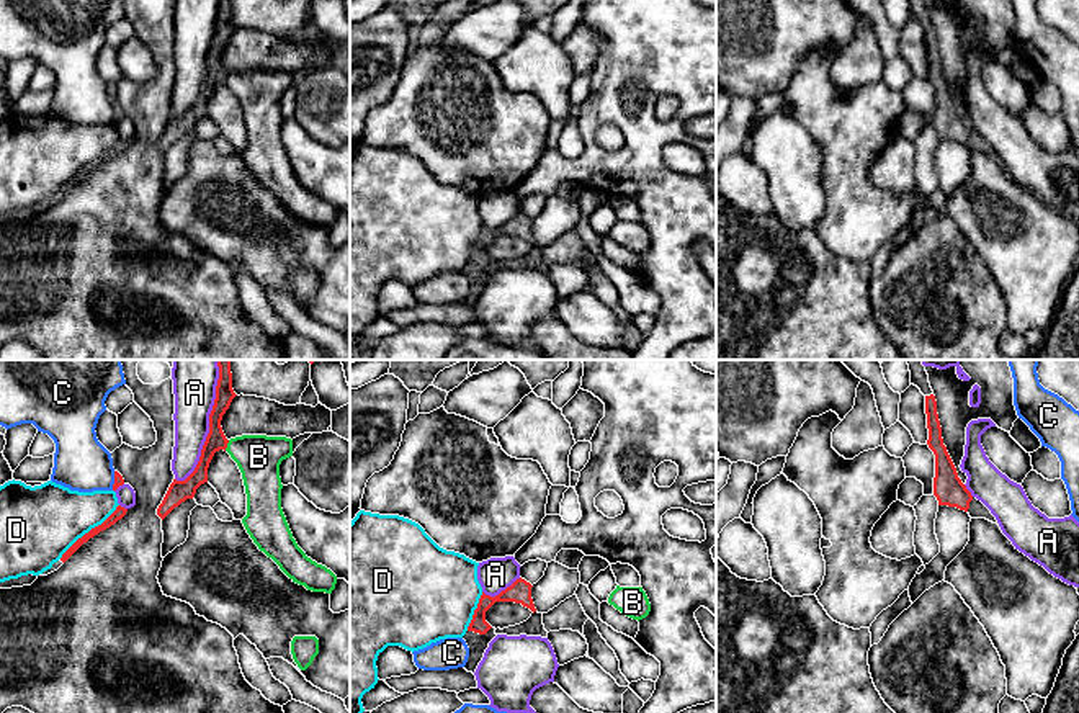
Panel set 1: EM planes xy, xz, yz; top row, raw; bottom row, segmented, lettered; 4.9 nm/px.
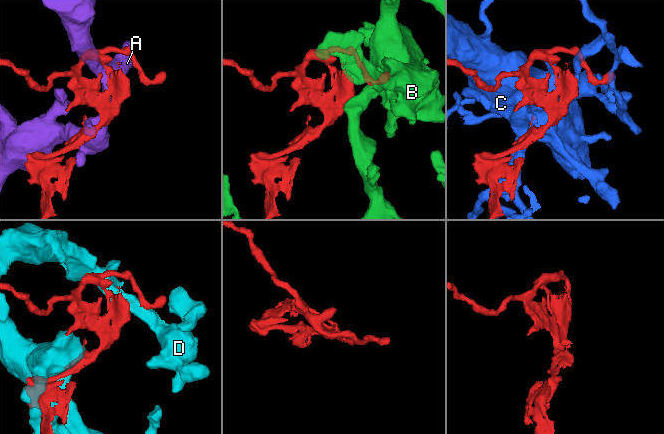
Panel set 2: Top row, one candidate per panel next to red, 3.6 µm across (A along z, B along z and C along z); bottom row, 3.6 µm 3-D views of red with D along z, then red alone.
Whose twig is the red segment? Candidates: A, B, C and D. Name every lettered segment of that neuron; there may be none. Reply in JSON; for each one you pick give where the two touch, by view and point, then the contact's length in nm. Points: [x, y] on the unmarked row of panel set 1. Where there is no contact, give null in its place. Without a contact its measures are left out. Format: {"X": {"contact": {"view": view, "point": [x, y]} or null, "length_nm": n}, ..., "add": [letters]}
{"add": []}

